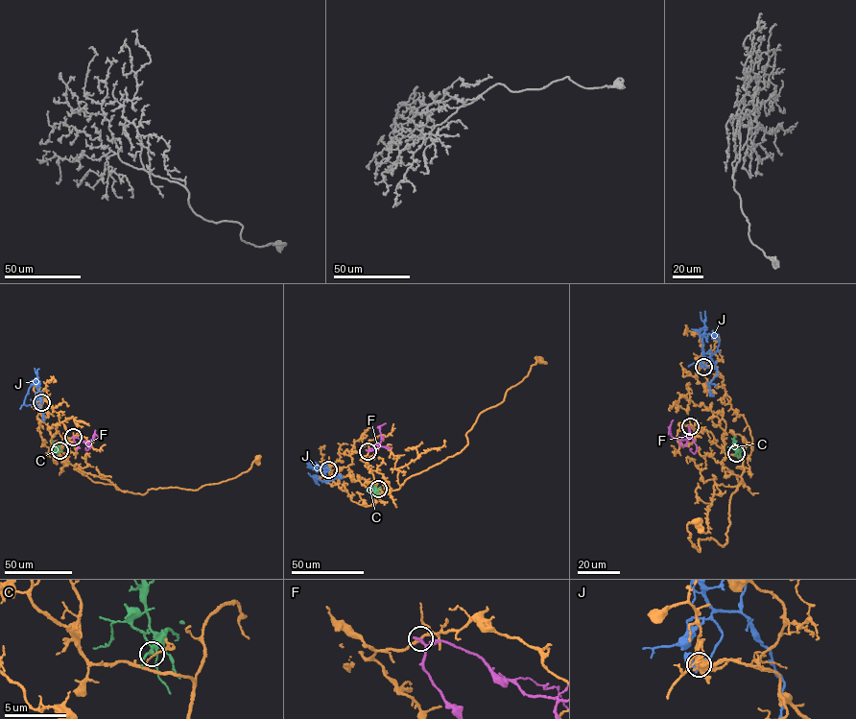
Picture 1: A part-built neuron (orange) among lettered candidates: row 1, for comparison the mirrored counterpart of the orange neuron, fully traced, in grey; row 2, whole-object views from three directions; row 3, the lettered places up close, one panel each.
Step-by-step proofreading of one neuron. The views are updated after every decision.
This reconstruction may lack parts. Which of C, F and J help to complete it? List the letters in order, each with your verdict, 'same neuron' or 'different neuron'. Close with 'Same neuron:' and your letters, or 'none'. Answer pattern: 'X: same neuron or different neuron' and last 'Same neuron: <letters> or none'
C: different neuron
F: different neuron
J: different neuron
Same neuron: none

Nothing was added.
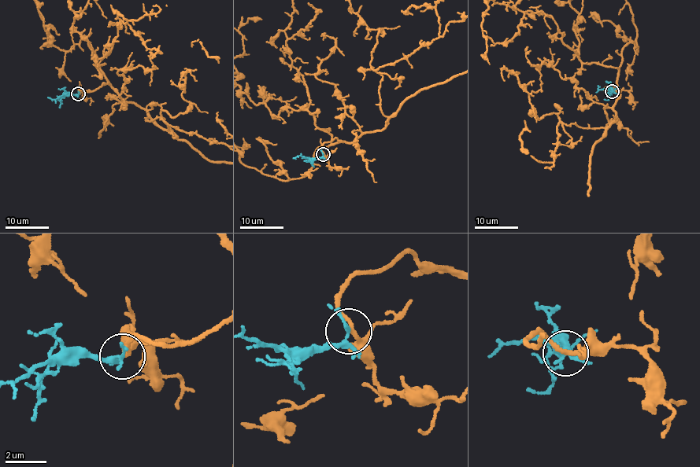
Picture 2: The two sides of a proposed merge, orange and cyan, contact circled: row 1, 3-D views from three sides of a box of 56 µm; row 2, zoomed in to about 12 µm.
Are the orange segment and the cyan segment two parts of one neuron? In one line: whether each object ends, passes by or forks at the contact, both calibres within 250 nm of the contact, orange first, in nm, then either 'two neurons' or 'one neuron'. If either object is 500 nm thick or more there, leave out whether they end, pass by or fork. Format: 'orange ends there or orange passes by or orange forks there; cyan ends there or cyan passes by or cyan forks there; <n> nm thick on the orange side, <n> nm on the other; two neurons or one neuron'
orange passes by; cyan forks there; 180 nm thick on the orange side, 150 nm on the other; two neurons

